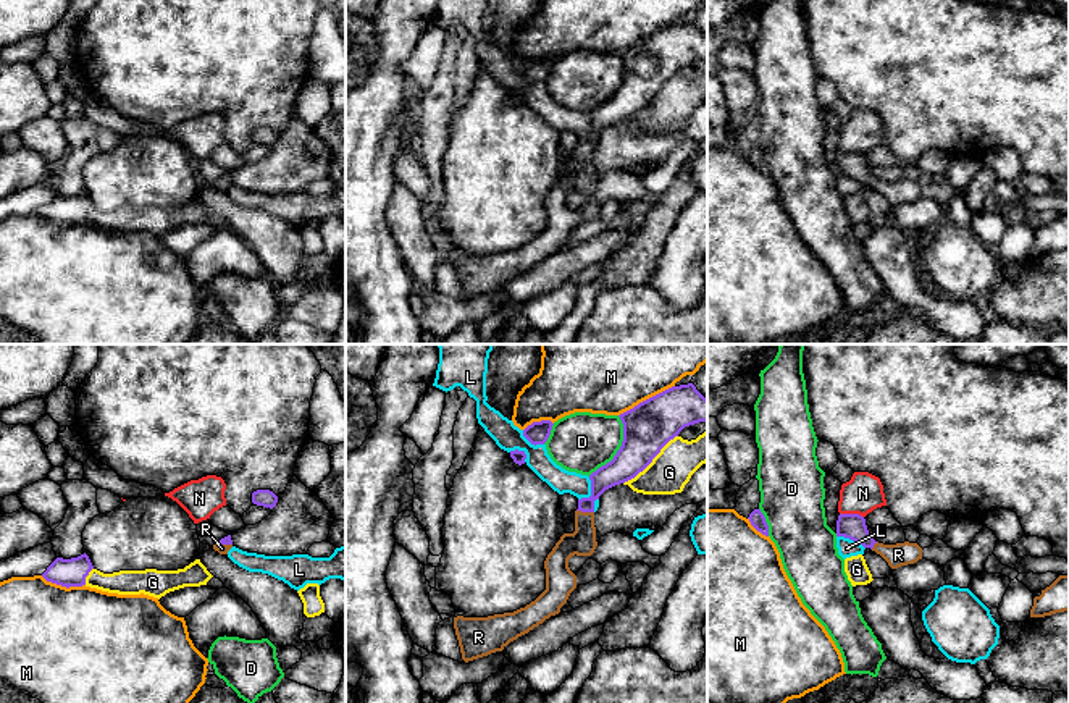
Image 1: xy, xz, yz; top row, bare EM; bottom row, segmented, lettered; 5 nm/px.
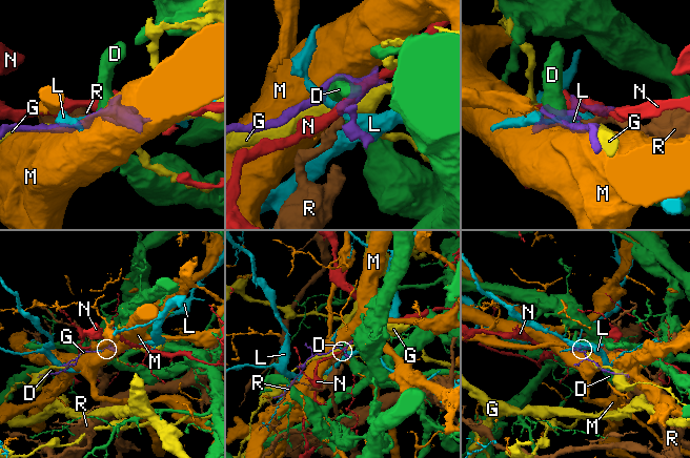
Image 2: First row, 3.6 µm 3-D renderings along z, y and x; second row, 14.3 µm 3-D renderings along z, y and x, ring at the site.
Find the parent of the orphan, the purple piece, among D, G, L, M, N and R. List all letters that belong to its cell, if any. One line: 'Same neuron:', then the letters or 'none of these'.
Same neuron: R

